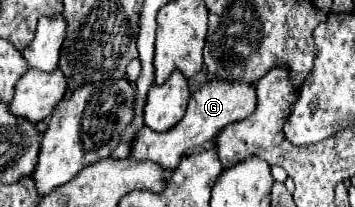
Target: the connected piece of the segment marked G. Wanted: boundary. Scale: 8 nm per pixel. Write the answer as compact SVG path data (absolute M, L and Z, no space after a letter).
M226 79L204 83L198 91L194 91L190 95L186 115L174 129L158 135L156 131L142 127L142 131L138 133L138 139L134 141L132 157L134 159L150 159L154 163L160 163L166 171L174 171L188 149L200 147L206 141L214 139L220 129L224 129L230 123L246 119L248 115L254 113L254 109L256 109L256 85L254 83L226 81Z

